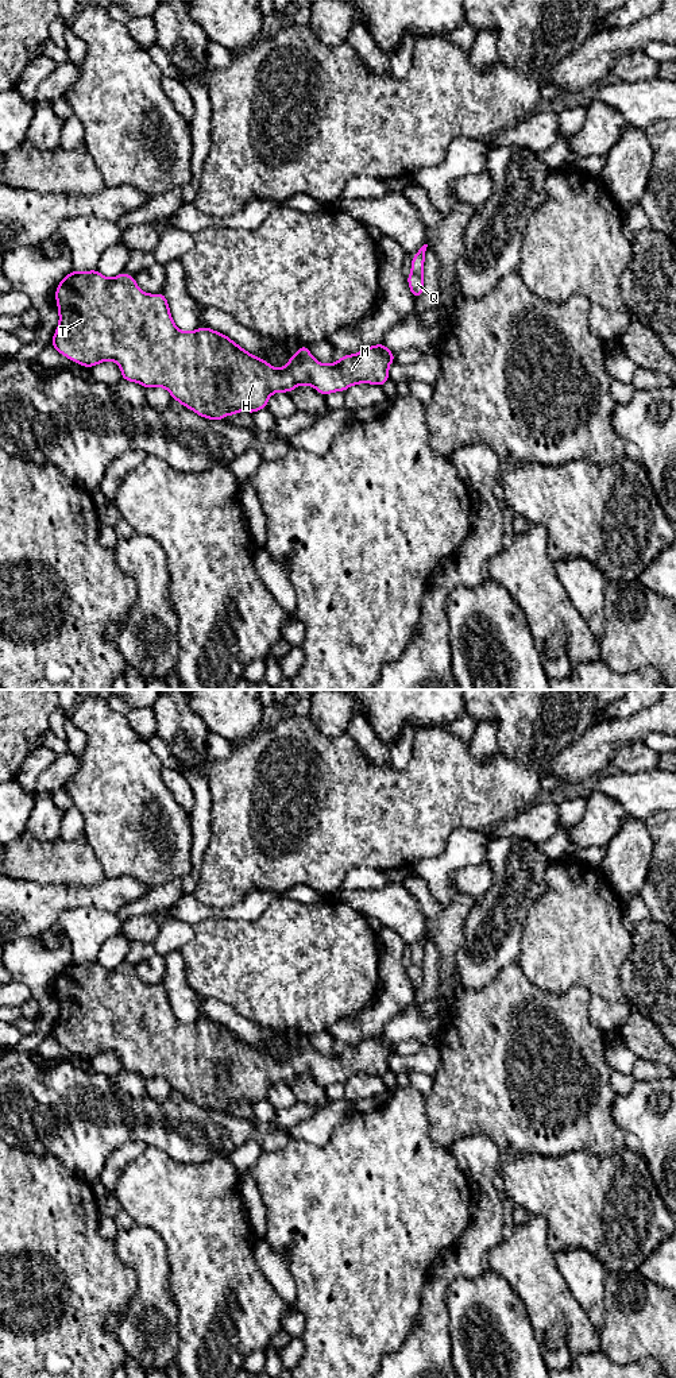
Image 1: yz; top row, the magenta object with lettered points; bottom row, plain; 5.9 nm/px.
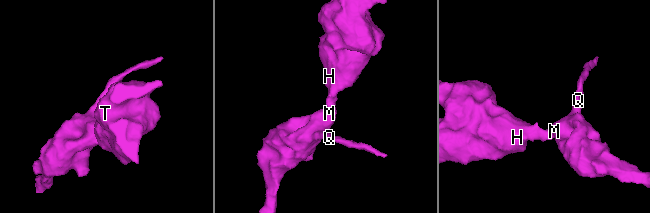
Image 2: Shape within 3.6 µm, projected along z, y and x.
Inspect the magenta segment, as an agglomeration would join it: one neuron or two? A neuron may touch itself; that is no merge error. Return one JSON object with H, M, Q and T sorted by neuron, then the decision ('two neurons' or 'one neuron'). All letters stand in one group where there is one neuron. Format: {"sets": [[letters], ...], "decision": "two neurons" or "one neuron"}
{"sets": [["H", "M", "Q", "T"]], "decision": "one neuron"}

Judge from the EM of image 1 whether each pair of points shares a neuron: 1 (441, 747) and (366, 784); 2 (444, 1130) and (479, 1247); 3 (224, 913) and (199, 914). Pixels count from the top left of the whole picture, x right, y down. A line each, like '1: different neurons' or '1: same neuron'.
1: same neuron
2: different neurons
3: same neuron

